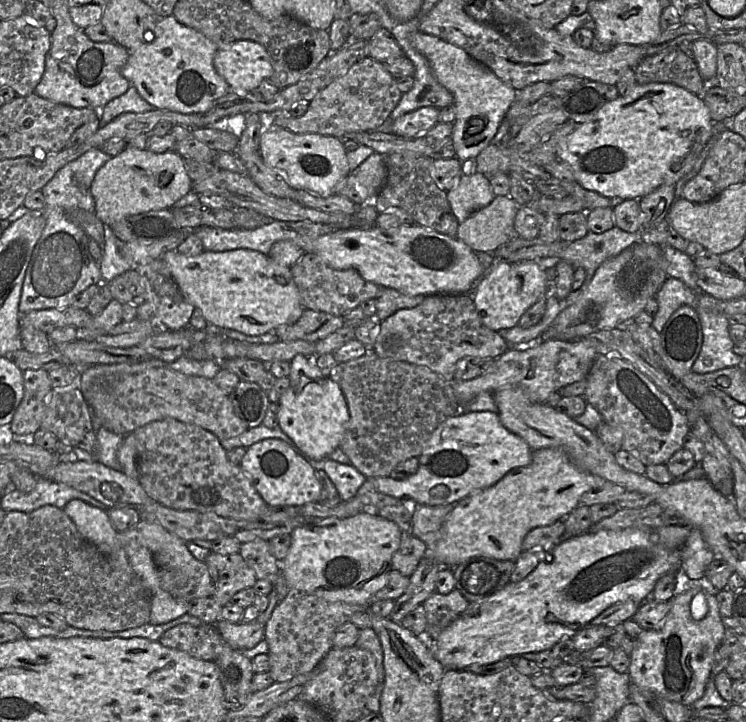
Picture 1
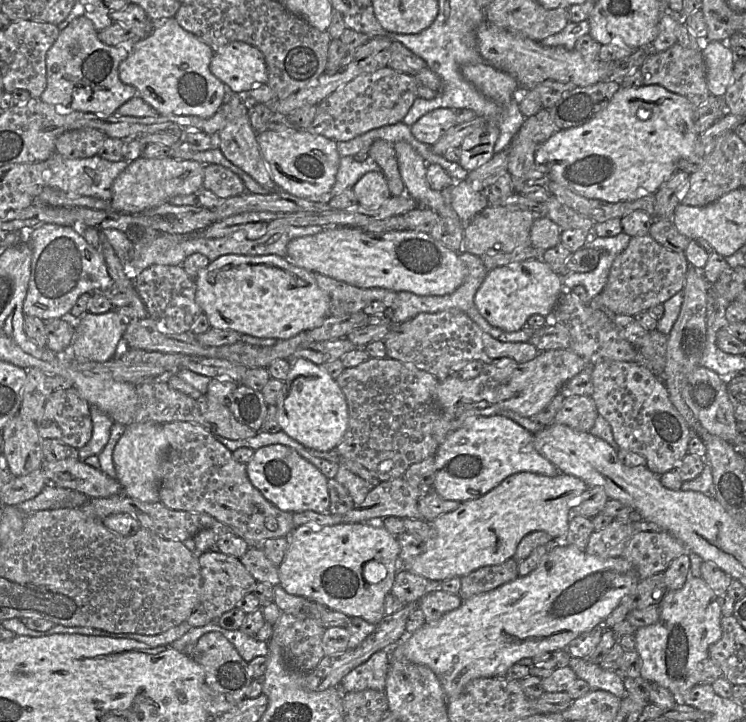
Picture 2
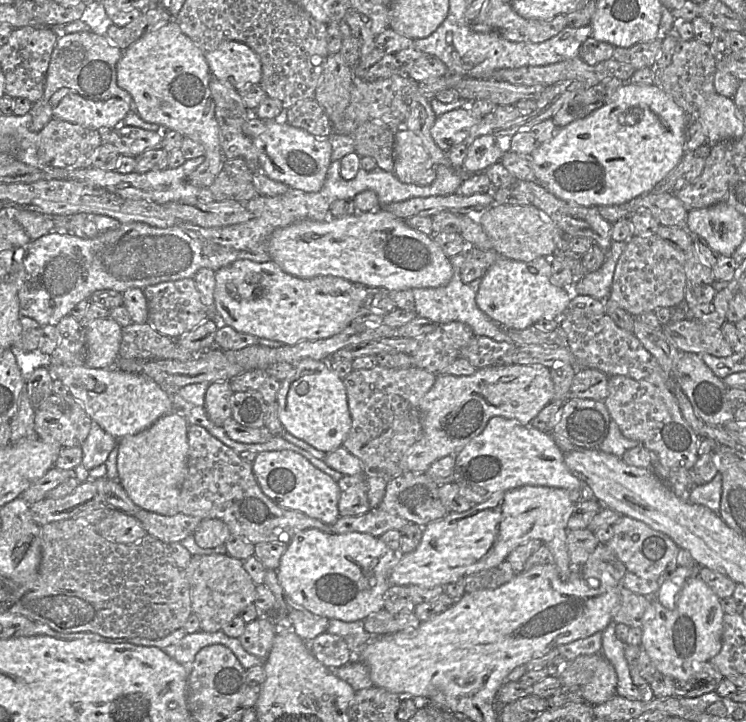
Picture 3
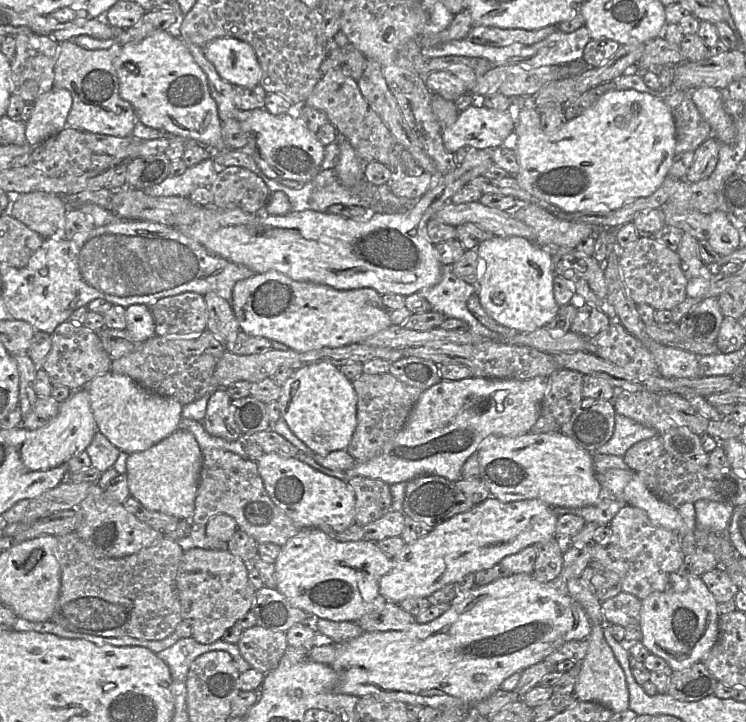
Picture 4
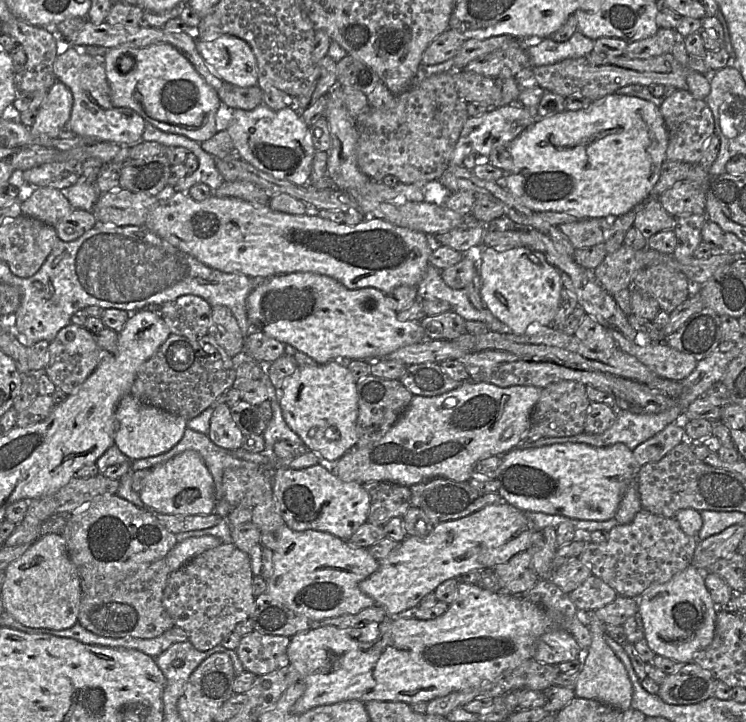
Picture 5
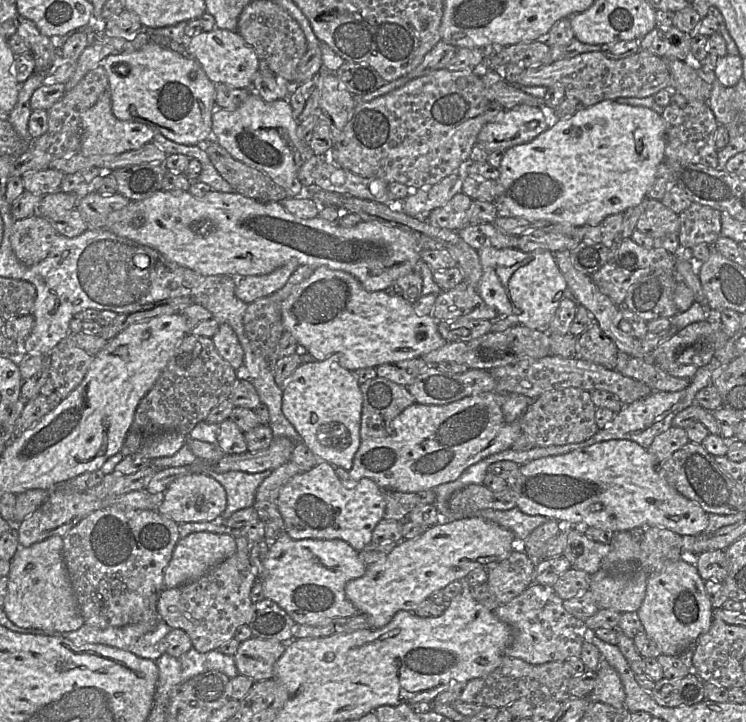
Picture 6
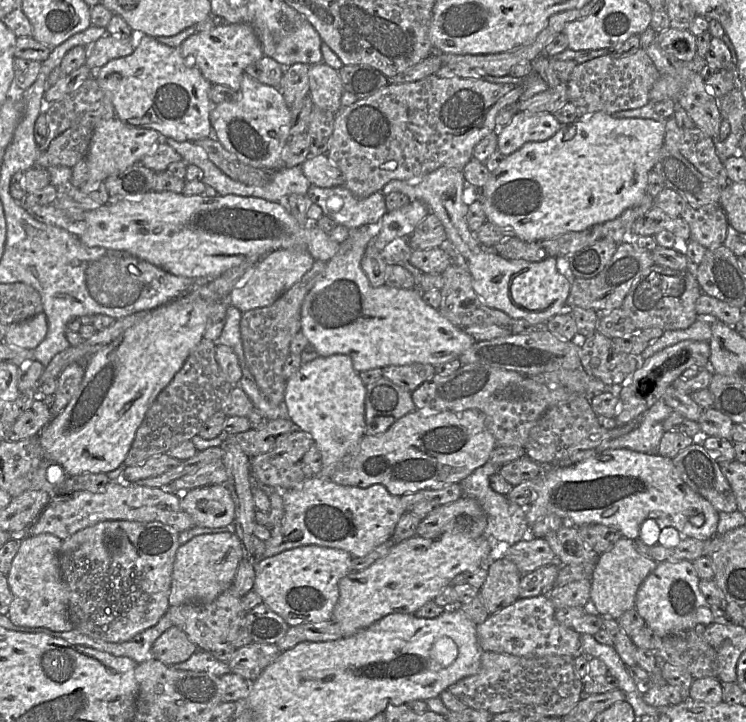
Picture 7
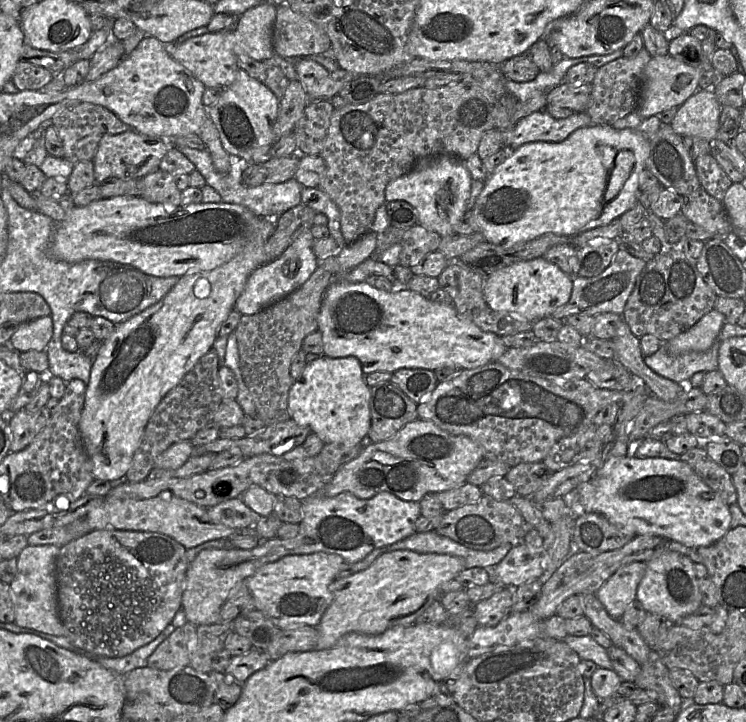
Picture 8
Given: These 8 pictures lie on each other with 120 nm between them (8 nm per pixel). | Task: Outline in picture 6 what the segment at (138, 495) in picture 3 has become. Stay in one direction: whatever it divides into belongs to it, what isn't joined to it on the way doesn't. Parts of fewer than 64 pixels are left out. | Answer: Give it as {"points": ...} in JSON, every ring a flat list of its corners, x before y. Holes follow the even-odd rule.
{"points":[[190,474,173,481,163,493,163,501,157,511,178,524,190,522,212,522,225,511,227,495,224,487,206,474]]}

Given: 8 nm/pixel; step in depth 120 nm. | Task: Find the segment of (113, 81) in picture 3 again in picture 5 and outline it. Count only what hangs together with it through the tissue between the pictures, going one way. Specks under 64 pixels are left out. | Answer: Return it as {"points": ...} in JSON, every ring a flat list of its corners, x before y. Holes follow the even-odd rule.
{"points":[[72,45,66,49,60,46,54,71,57,80,71,90,74,98,71,116,65,129,97,142,134,145,143,141,142,135,148,122,134,110,112,104,103,56,79,53]]}

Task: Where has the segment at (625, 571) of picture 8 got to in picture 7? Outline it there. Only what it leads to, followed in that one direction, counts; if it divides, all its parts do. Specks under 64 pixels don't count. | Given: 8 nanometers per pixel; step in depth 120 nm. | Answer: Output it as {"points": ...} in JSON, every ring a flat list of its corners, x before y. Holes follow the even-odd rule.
{"points":[[621,537,608,551,598,556,591,577,590,602,602,617,618,619,635,607,636,593,644,579,656,568,657,562,641,554,635,542]]}

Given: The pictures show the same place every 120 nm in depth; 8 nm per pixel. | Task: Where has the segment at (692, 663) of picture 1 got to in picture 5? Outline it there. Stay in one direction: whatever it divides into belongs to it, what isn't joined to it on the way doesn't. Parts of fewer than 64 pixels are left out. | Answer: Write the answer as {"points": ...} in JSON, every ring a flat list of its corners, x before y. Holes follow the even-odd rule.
{"points":[[692,564,669,581,650,586,638,597,638,613,649,648,680,664,691,662,714,637,718,606,704,583,704,572]]}

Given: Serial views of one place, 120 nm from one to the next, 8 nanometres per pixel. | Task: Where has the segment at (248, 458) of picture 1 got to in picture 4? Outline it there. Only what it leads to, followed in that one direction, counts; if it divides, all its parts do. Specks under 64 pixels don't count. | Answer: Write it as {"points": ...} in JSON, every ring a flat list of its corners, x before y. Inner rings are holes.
{"points":[[265,454,256,461,265,490,274,504,299,528,329,527,342,532,354,524,355,494,345,480,326,475,296,458]]}

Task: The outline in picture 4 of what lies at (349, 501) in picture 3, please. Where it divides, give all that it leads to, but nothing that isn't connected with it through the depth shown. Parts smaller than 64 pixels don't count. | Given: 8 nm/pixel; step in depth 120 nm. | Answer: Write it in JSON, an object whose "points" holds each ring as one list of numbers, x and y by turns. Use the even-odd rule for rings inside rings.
{"points":[[355,476,347,483,355,494,354,524,365,526,392,511,390,485,380,479]]}

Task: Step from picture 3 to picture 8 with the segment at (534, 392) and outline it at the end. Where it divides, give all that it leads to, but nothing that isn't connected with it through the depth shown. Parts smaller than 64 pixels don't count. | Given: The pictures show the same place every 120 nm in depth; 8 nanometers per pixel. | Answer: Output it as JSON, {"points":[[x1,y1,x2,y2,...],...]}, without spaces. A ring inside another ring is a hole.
{"points":[[418,418,386,440,367,443,358,457,345,463,334,474,323,493,326,497,335,497,347,492,360,499,370,499,378,493,389,492,402,500,419,502,428,493,439,493,462,486,483,458,483,448,469,437,452,435,433,422]]}

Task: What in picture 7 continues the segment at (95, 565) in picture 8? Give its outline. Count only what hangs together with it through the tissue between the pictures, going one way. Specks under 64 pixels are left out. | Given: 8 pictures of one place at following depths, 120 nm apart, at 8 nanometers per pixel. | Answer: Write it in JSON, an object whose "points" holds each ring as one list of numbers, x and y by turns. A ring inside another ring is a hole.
{"points":[[103,521,64,540,59,561,64,579,70,588,70,612,74,628,93,638,123,642,154,626,170,606,172,570,179,546,179,532,158,521]]}

